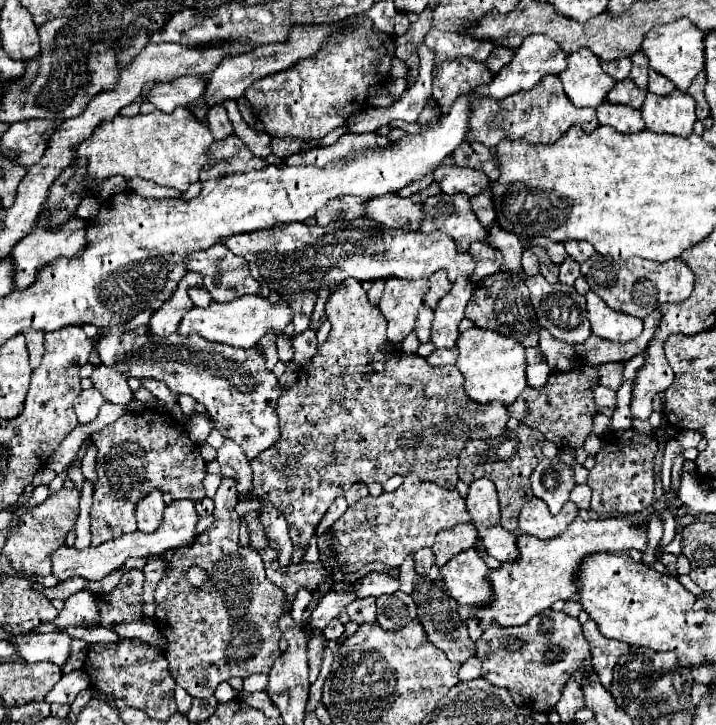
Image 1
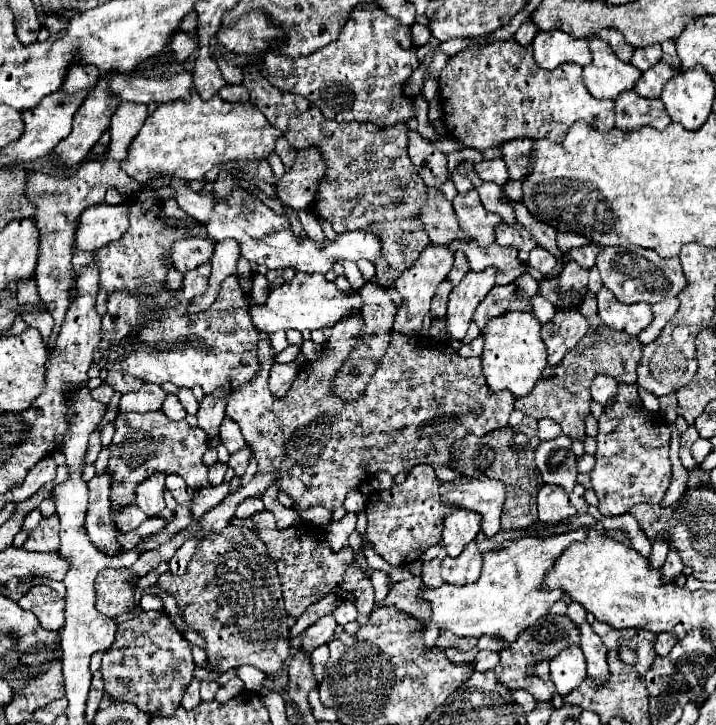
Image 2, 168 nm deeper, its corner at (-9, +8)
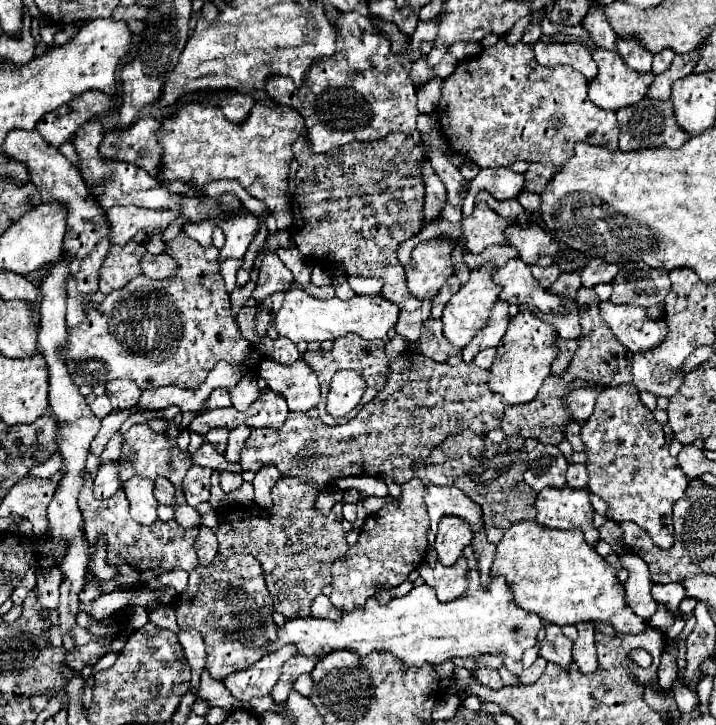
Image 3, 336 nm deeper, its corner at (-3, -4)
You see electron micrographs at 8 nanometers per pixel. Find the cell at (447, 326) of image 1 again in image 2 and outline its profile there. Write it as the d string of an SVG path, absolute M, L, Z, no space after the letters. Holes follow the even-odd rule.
M487 268L483 272L467 272L459 286L449 294L447 304L447 332L455 340L463 340L467 328L473 320L473 312L477 304L487 296L487 292L495 286L495 268Z

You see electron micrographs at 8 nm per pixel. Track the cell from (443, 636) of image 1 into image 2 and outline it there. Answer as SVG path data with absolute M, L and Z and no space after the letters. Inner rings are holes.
M447 648L447 658L451 662L473 662L475 656L477 656L477 648L471 648L471 650L459 650L459 648Z

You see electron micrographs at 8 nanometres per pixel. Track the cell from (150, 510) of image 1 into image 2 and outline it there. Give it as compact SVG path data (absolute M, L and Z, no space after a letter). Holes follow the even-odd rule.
M155 472L147 480L143 480L137 488L137 500L135 504L147 514L147 516L157 516L165 508L163 500L163 490L165 490L165 474Z

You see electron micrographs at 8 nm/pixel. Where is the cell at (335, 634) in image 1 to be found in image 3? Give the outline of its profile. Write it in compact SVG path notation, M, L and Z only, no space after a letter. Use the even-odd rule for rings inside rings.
M319 594L319 596L313 600L313 604L311 604L311 614L313 614L315 618L337 620L337 616L341 616L341 610L335 608L325 594Z

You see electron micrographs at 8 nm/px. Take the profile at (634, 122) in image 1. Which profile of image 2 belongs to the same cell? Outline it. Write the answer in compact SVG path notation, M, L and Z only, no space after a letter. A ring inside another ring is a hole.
M633 90L623 92L615 100L615 124L621 130L635 130L639 126L653 126L665 130L671 118L667 116L661 100L641 98Z

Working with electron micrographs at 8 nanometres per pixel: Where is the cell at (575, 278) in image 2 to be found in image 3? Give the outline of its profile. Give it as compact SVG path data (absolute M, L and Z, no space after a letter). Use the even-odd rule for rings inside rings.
M563 296L563 300L569 304L569 308L573 308L573 312L569 316L541 316L541 320L553 324L559 332L561 338L581 338L581 324L579 324L579 312L577 312L577 304L567 300Z

